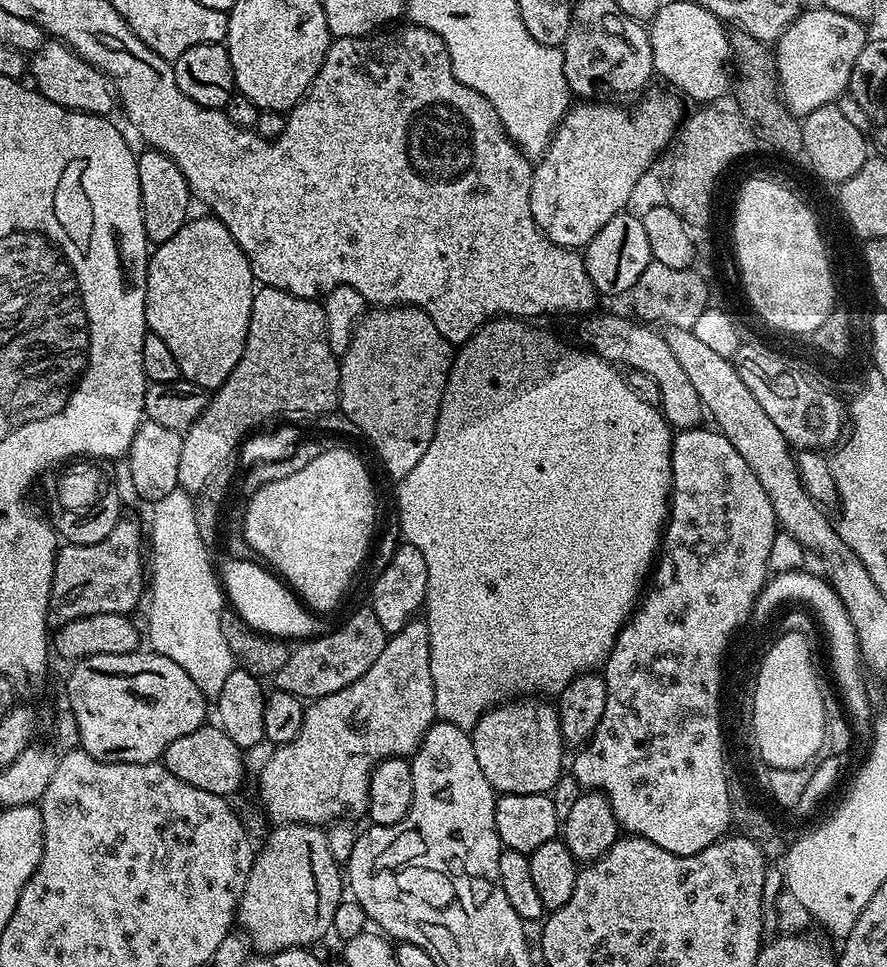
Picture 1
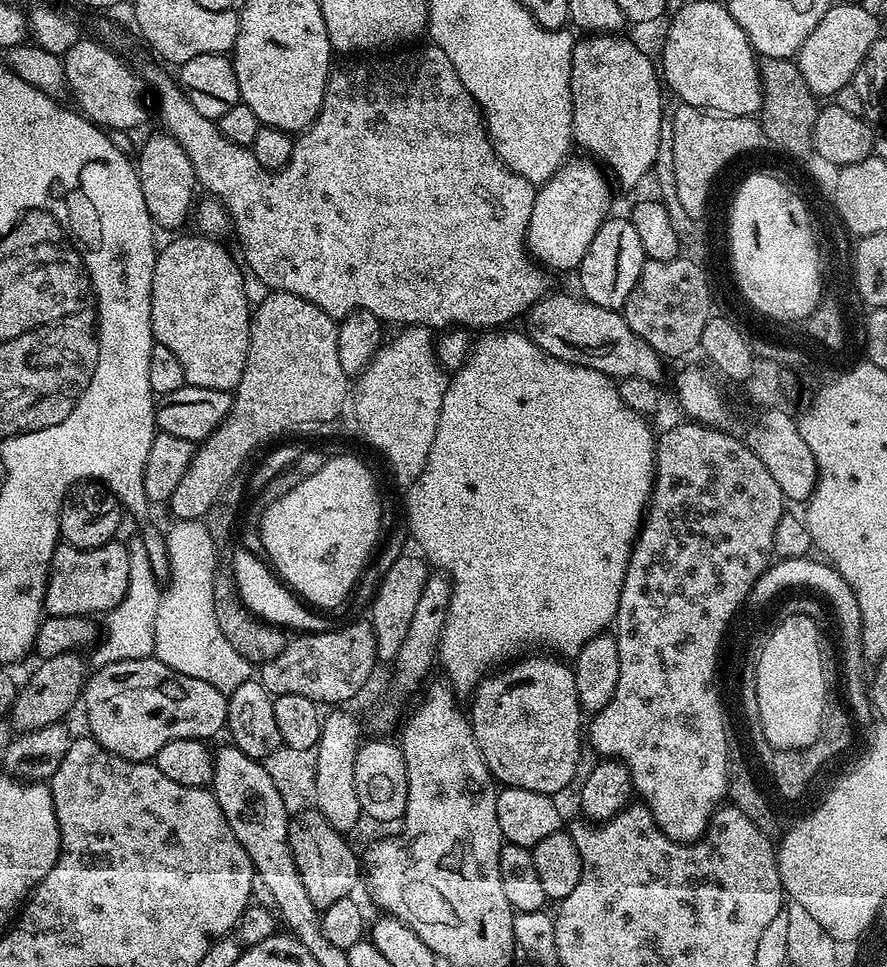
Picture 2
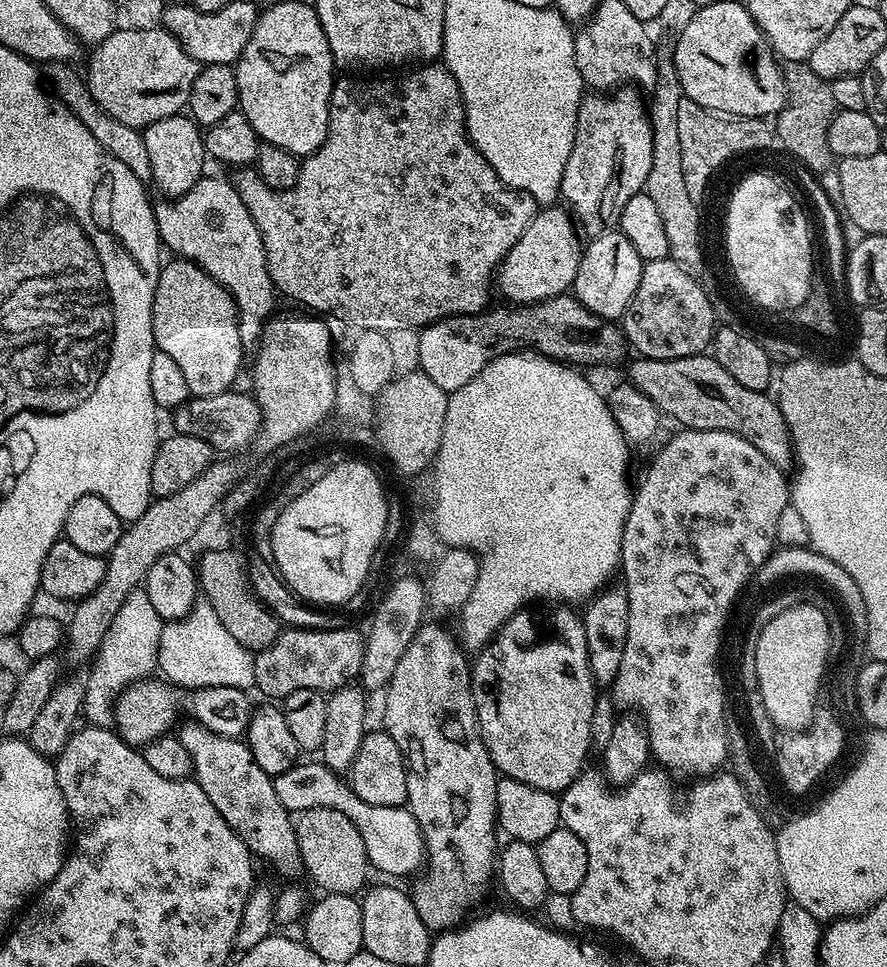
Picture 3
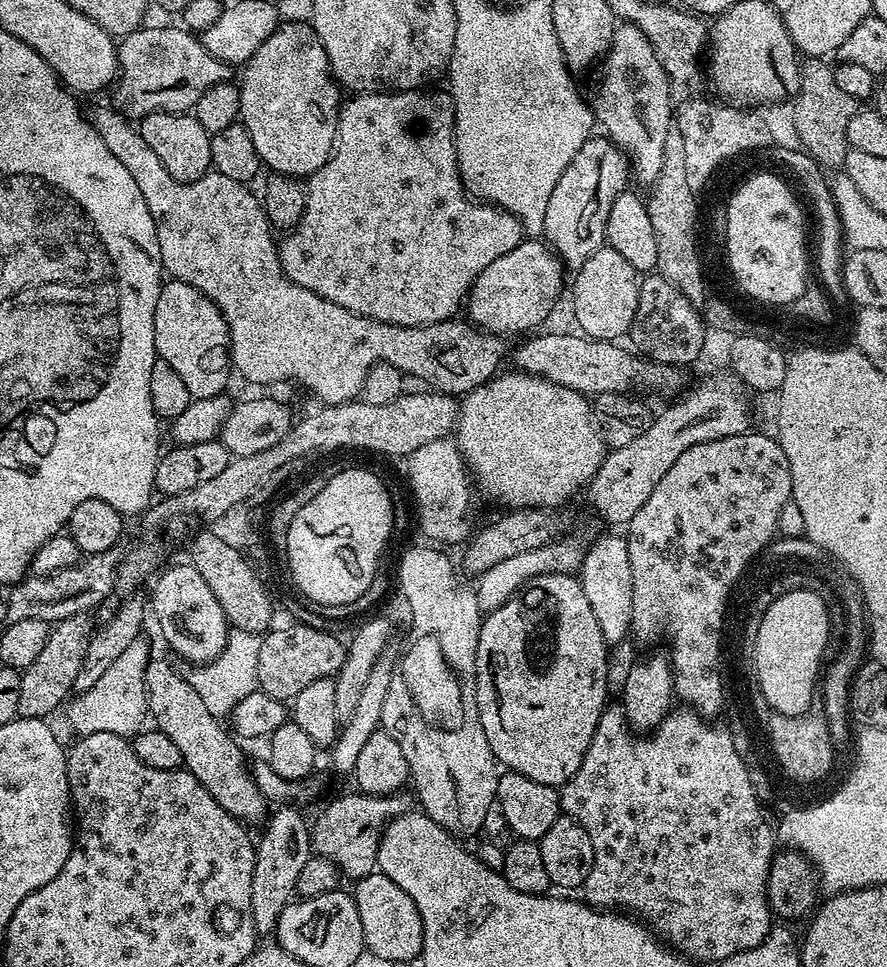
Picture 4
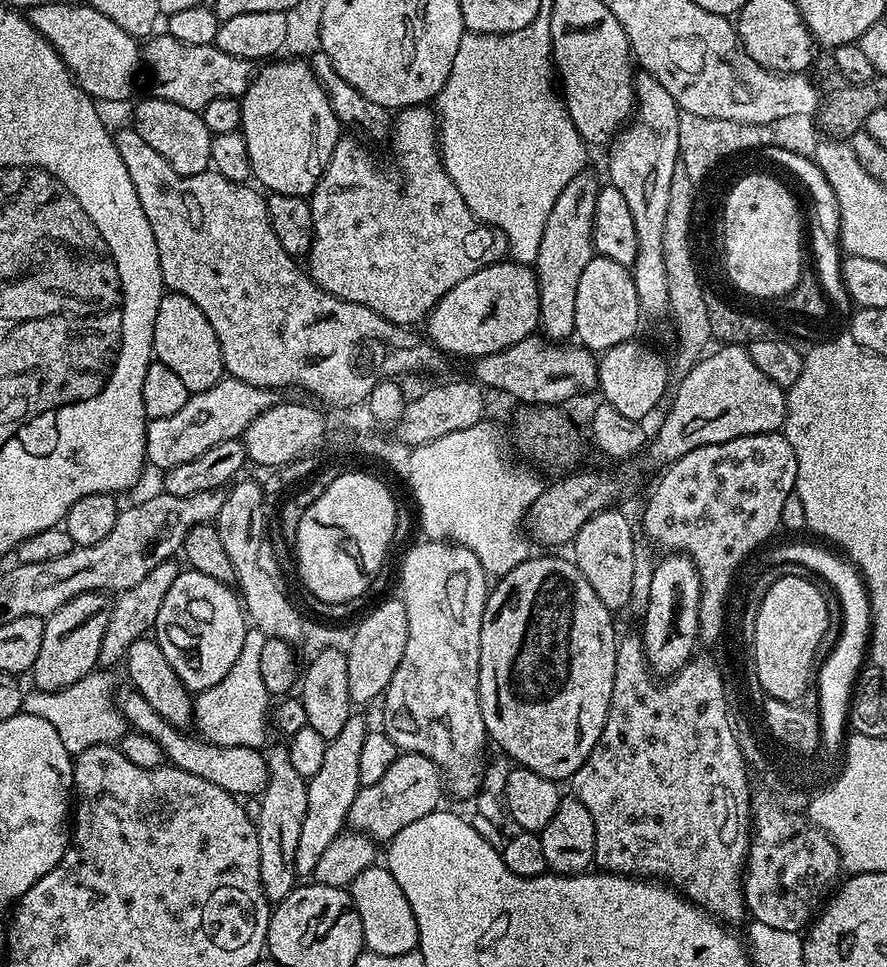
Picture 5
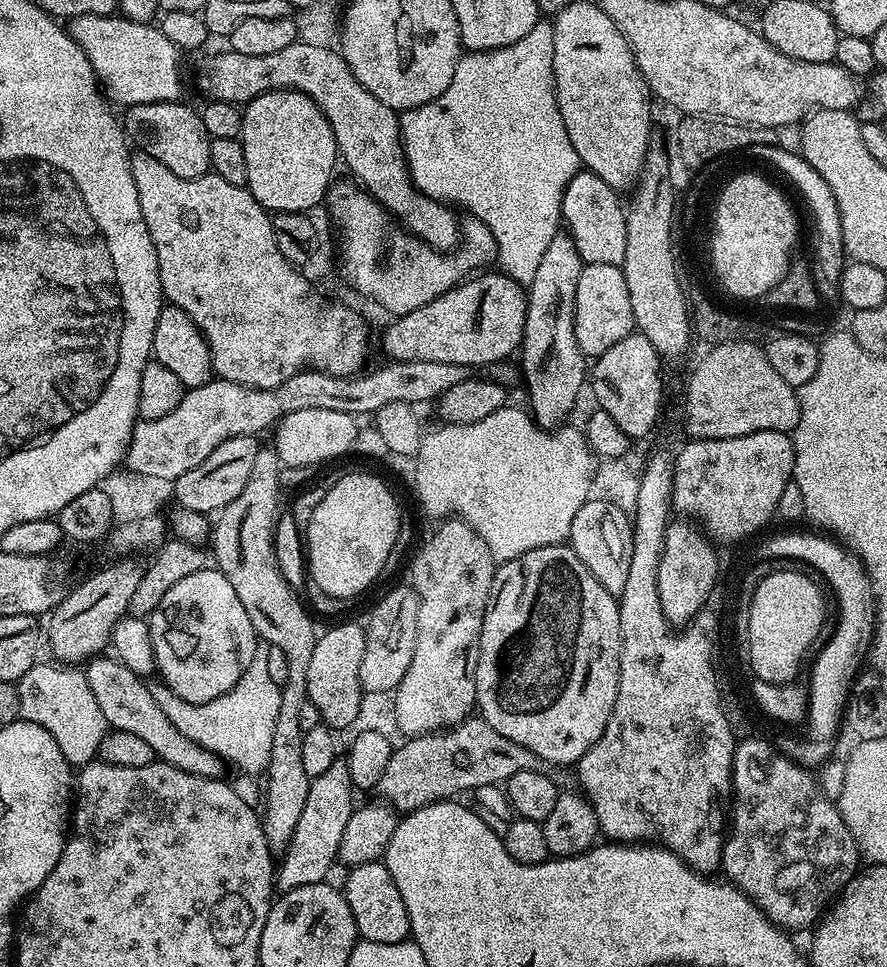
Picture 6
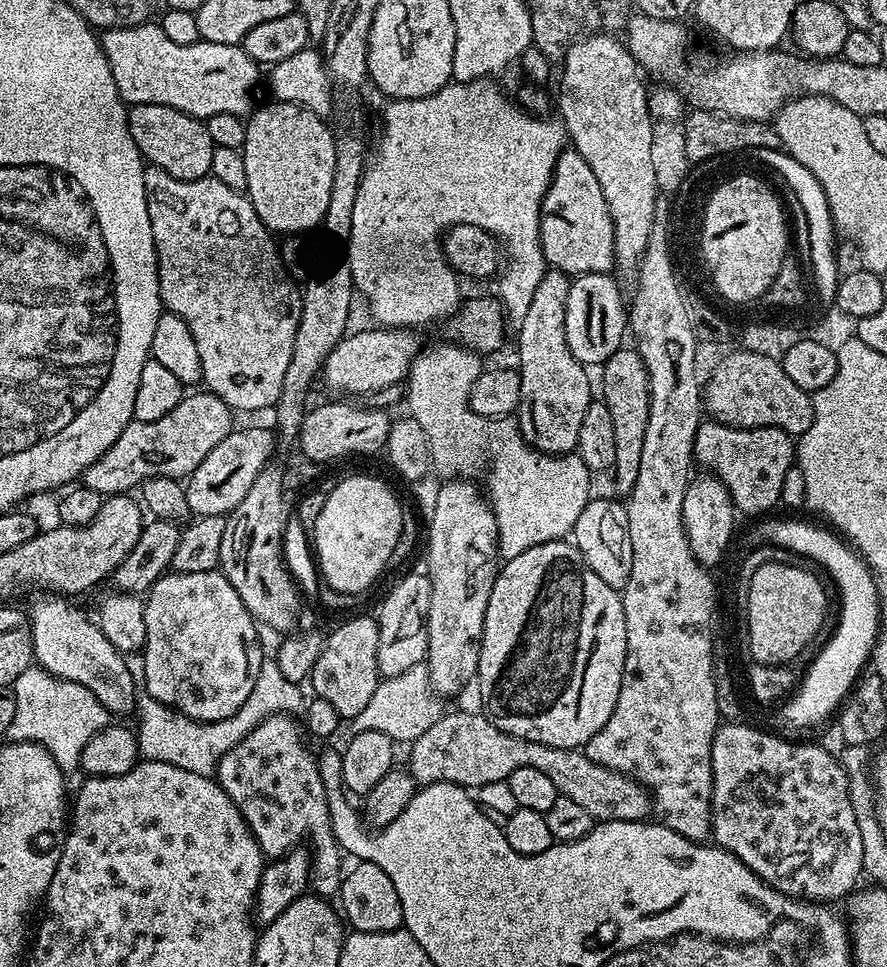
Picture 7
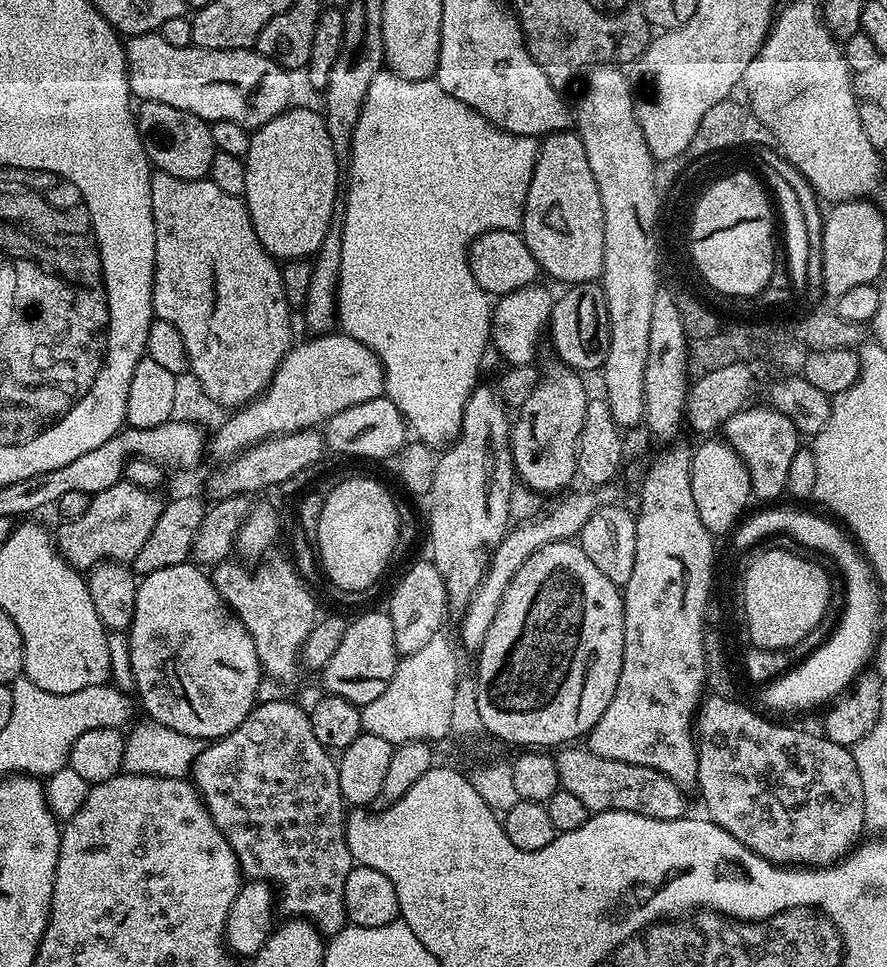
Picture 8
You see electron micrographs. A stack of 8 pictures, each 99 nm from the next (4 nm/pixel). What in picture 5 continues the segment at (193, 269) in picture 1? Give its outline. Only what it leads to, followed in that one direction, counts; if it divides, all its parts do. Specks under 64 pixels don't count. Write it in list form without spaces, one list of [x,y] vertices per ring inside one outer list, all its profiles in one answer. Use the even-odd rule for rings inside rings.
[[[168,292],[160,299],[158,314],[154,318],[152,350],[155,359],[161,360],[170,366],[170,370],[174,370],[174,374],[178,374],[178,379],[186,385],[189,394],[210,390],[210,386],[225,379],[222,350],[218,334],[214,334],[214,326],[210,326],[206,314],[202,314],[202,310],[198,310],[190,298],[177,292]]]

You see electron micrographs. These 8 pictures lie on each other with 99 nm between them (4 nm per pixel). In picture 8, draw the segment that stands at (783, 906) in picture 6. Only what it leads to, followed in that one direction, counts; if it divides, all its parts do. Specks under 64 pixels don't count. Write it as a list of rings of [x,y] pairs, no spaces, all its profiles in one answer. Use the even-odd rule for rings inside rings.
[[[708,694],[701,699],[700,707],[694,721],[694,735],[696,738],[696,753],[698,754],[698,793],[704,799],[704,808],[707,819],[713,820],[726,834],[734,834],[742,846],[754,850],[762,858],[766,858],[771,864],[781,866],[827,866],[838,860],[843,860],[858,841],[865,835],[864,815],[862,814],[862,781],[858,778],[858,766],[854,766],[854,758],[851,751],[834,742],[830,742],[823,734],[815,736],[812,732],[803,732],[800,728],[787,728],[784,724],[775,724],[768,720],[767,715],[757,716],[754,707],[739,704],[732,696],[718,696]]]

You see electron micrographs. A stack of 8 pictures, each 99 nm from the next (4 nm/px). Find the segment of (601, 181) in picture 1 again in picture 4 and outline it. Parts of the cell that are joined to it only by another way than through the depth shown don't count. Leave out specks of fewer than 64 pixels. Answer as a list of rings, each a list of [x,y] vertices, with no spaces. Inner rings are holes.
[[[525,238],[520,241],[518,246],[514,246],[514,250],[510,250],[506,254],[502,254],[502,258],[494,258],[494,262],[490,262],[490,266],[486,266],[486,270],[482,270],[482,274],[478,274],[478,278],[474,283],[472,283],[472,289],[468,291],[468,299],[466,301],[466,312],[470,315],[471,323],[475,324],[478,328],[483,328],[485,332],[494,332],[497,334],[509,334],[508,332],[524,332],[520,334],[528,334],[533,330],[539,329],[536,328],[552,311],[556,308],[556,303],[560,300],[560,291],[565,291],[566,280],[564,284],[564,275],[566,275],[566,269],[564,264],[561,263],[560,257],[548,247],[547,243],[540,238]]]

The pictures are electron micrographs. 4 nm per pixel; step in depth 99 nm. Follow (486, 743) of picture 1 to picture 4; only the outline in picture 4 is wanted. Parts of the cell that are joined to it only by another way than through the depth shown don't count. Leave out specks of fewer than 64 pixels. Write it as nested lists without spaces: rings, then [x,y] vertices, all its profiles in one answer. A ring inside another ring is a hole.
[[[547,572],[541,576],[535,576],[506,603],[483,617],[476,651],[478,714],[482,718],[482,730],[486,730],[486,742],[490,742],[490,750],[507,771],[526,774],[526,778],[534,778],[534,782],[542,782],[546,786],[556,788],[564,785],[574,774],[574,770],[582,766],[582,758],[590,746],[590,738],[594,738],[598,718],[603,714],[610,700],[608,697],[608,652],[610,652],[610,646],[602,638],[602,630],[598,627],[598,618],[594,618],[594,610],[590,610],[586,590],[582,590],[580,581],[575,575],[566,572]]]

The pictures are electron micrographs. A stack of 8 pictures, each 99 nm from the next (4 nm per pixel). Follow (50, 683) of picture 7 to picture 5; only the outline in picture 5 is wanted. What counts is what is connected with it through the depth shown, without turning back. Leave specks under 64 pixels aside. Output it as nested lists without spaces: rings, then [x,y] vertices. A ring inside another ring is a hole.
[[[108,670],[91,672],[86,678],[74,682],[74,686],[66,686],[57,692],[41,692],[32,690],[22,700],[23,711],[31,716],[46,718],[54,730],[58,730],[58,738],[62,738],[62,746],[73,754],[82,750],[90,750],[95,744],[112,744],[119,741],[126,731],[123,716],[120,715],[117,697],[112,697],[112,676]]]

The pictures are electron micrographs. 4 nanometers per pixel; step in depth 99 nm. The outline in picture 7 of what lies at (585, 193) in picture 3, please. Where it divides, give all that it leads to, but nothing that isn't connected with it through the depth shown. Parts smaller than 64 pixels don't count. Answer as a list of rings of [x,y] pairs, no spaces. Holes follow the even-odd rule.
[[[549,270],[545,272],[542,282],[531,289],[528,309],[520,320],[520,333],[516,336],[516,356],[520,359],[518,371],[522,382],[518,423],[528,447],[544,452],[547,456],[566,456],[577,451],[578,430],[582,430],[582,417],[592,405],[594,393],[588,381],[589,369],[570,354],[570,346],[566,346],[566,298],[570,294],[572,280],[565,272]]]

